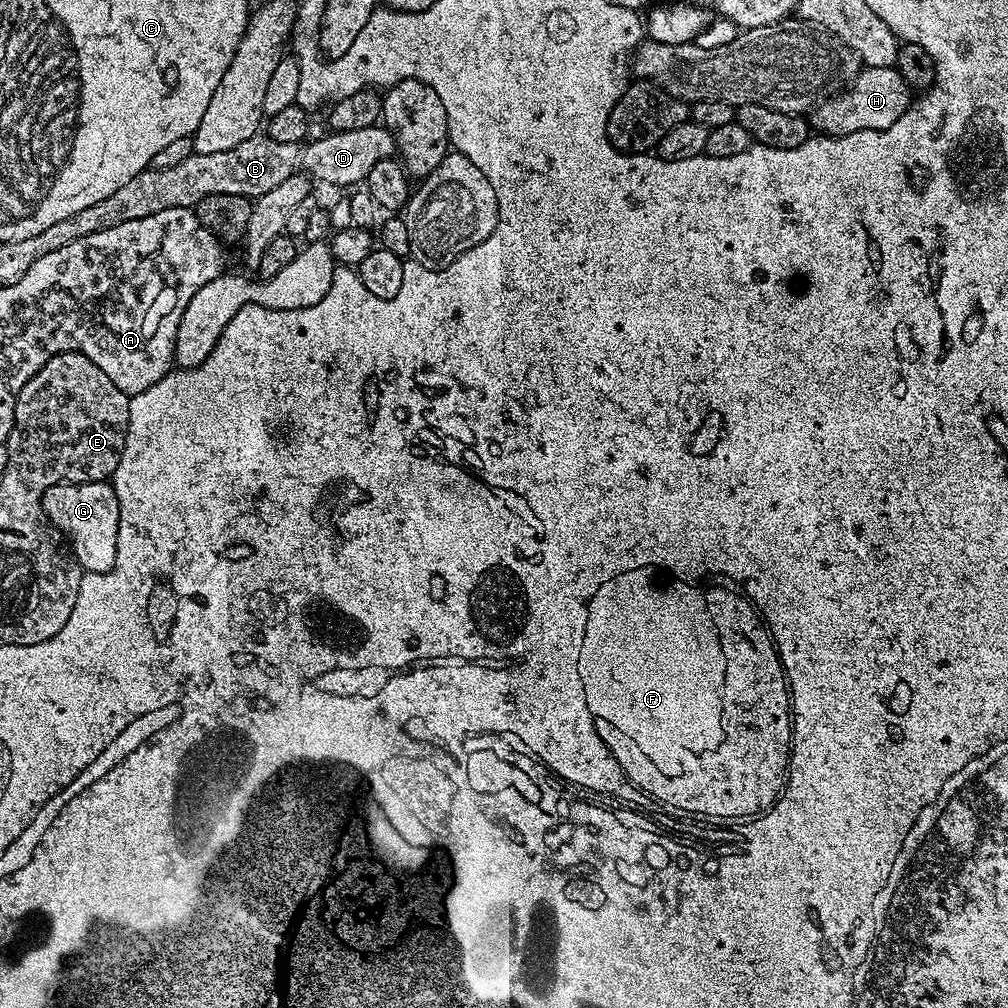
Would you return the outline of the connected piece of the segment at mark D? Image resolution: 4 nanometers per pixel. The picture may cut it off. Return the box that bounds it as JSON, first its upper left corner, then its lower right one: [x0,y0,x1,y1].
[300,126,397,184]

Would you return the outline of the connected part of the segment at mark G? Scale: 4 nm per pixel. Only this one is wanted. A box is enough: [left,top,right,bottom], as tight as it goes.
[44,480,118,572]

